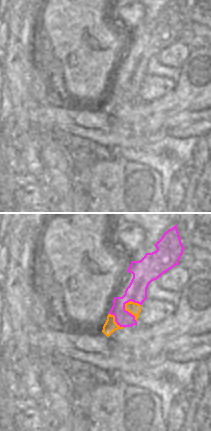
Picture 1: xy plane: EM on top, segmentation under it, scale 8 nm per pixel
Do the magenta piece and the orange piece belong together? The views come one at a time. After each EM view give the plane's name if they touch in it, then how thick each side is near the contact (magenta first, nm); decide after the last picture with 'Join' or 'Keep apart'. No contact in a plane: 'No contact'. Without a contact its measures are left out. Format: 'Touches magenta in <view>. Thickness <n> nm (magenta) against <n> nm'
Touches magenta in xy. Thickness 160 nm (magenta) against 100 nm

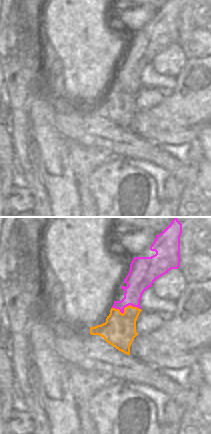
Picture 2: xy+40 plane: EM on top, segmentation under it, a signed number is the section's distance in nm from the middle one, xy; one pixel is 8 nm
Touches magenta in xy+40. Thickness 200 nm (magenta) against 260 nm

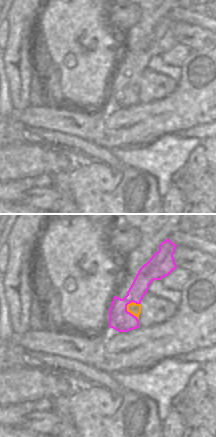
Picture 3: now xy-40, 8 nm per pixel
Touches magenta in xy-40. Thickness 180 nm (magenta) against 90 nm

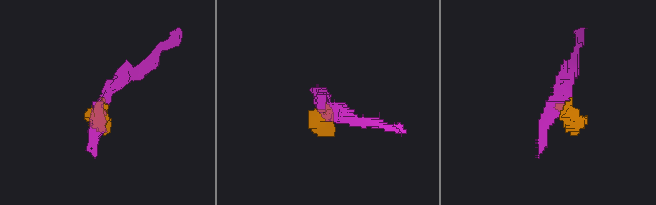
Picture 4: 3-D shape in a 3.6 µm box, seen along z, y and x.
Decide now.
Keep apart

